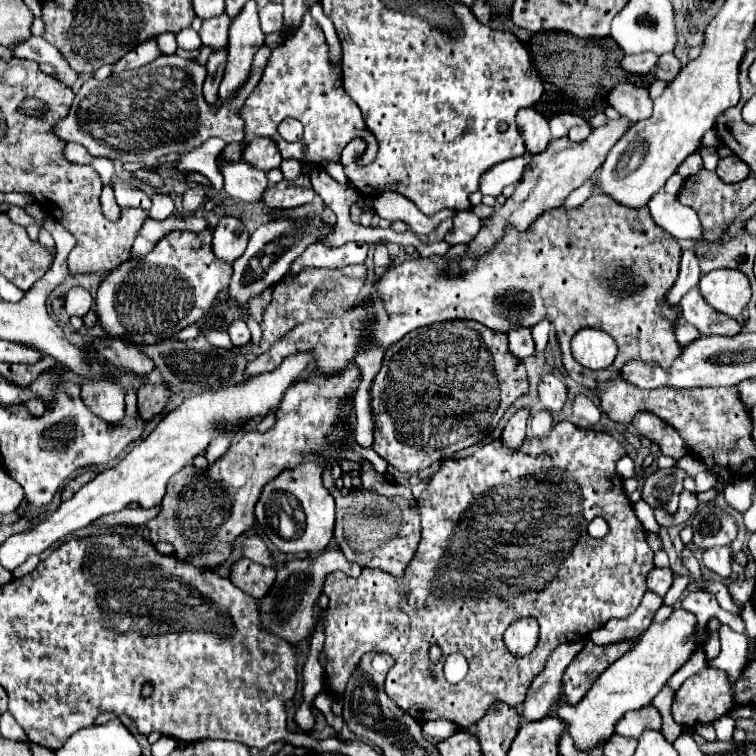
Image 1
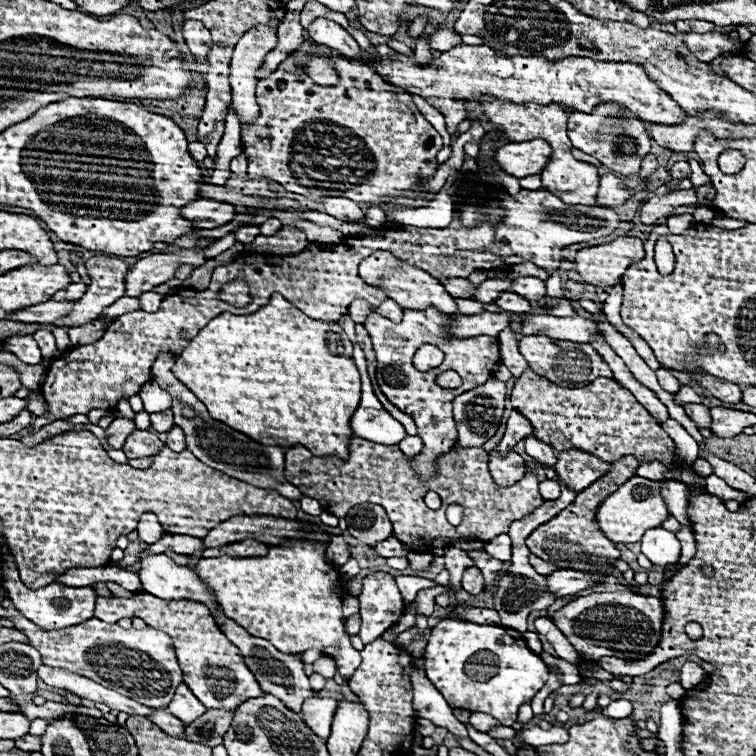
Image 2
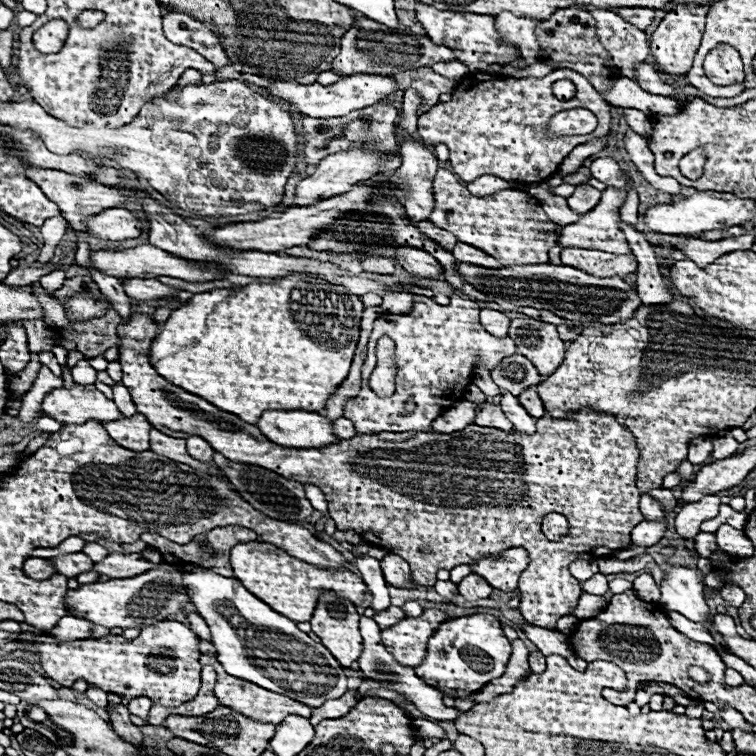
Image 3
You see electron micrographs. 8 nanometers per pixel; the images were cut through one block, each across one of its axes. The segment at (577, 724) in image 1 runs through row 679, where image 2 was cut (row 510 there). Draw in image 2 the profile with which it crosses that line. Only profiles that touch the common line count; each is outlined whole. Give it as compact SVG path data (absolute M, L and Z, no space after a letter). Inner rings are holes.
M632 476L626 484L622 484L614 494L610 494L602 506L598 508L598 524L616 544L632 544L640 542L646 530L660 526L670 516L666 502L660 494L658 480L646 480L640 476Z

